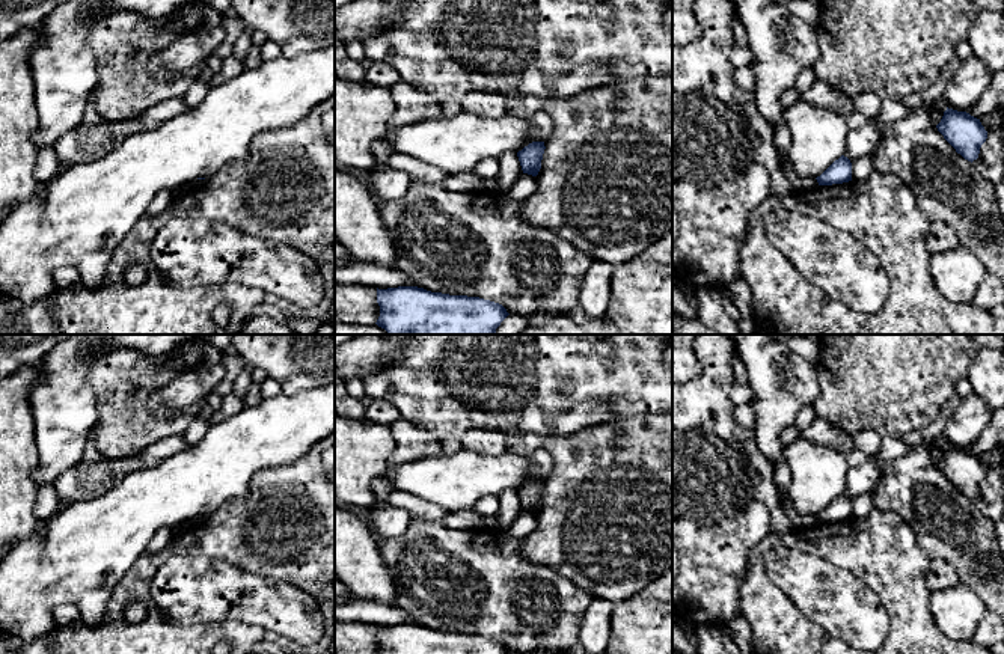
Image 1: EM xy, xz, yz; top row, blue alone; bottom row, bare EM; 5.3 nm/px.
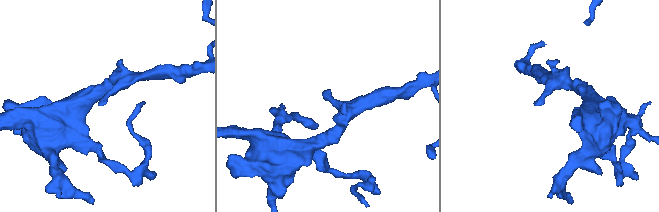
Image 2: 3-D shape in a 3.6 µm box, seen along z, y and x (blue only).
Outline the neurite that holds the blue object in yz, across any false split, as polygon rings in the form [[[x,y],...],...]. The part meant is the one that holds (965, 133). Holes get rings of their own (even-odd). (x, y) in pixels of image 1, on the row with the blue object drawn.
[[[948,107],[936,128],[956,152],[971,163],[978,158],[980,148],[987,139],[980,119]]]

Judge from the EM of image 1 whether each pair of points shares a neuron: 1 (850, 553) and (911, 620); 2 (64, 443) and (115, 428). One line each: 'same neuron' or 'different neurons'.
1: same neuron
2: different neurons

